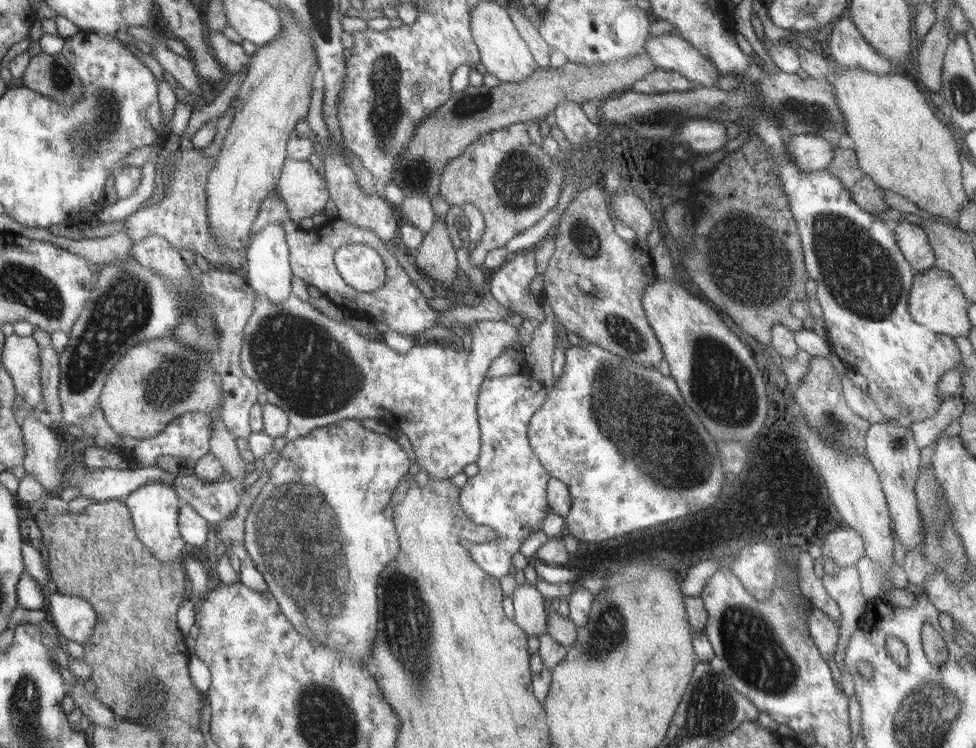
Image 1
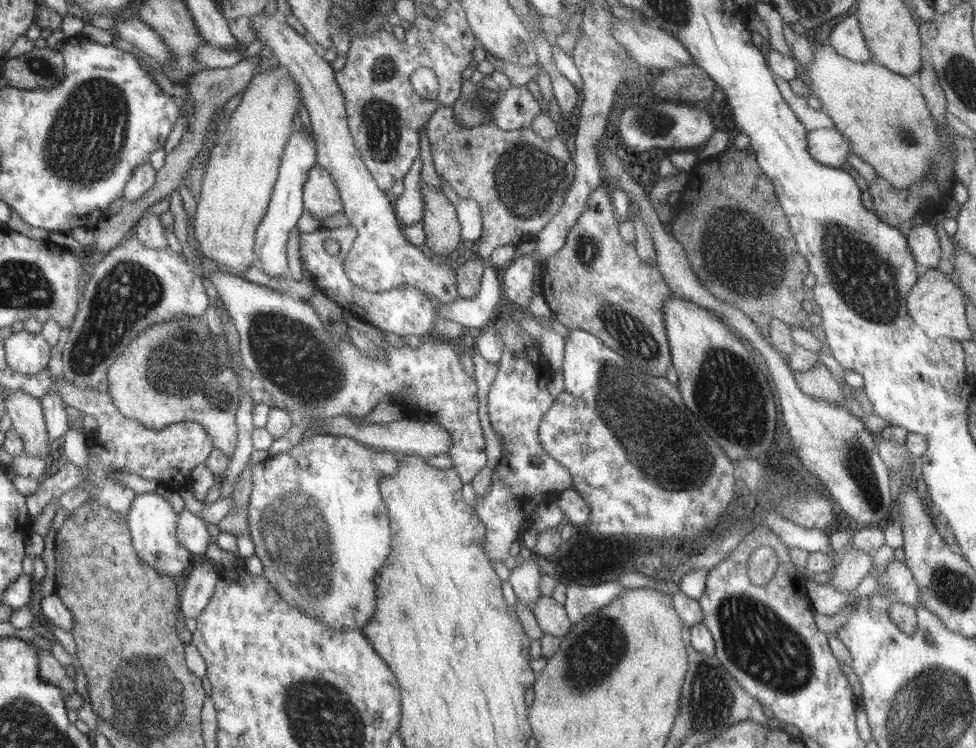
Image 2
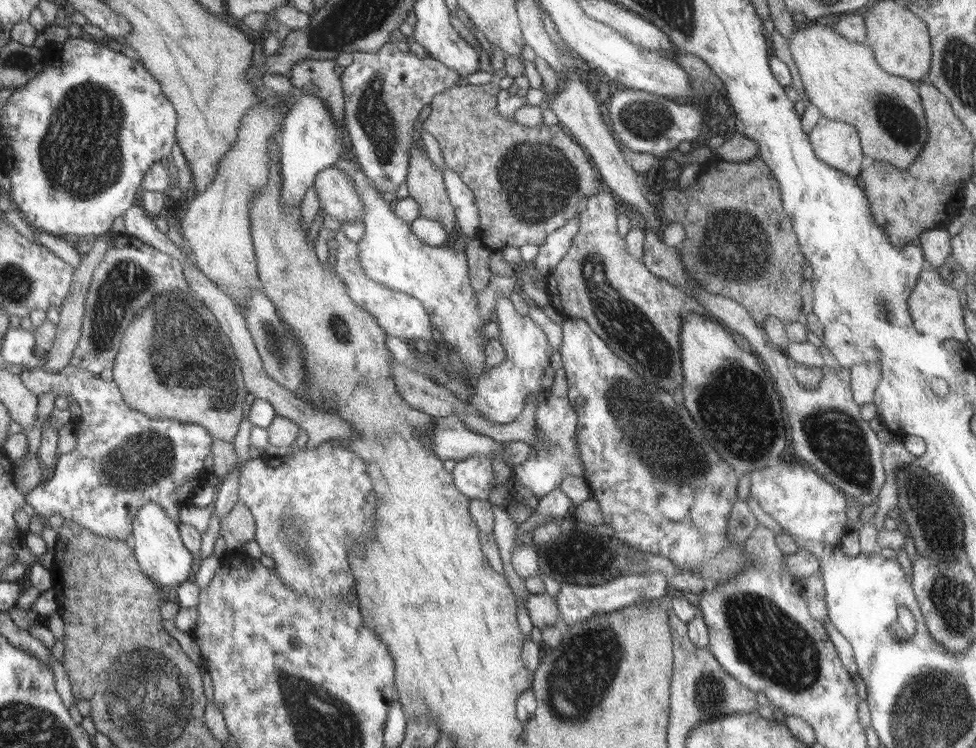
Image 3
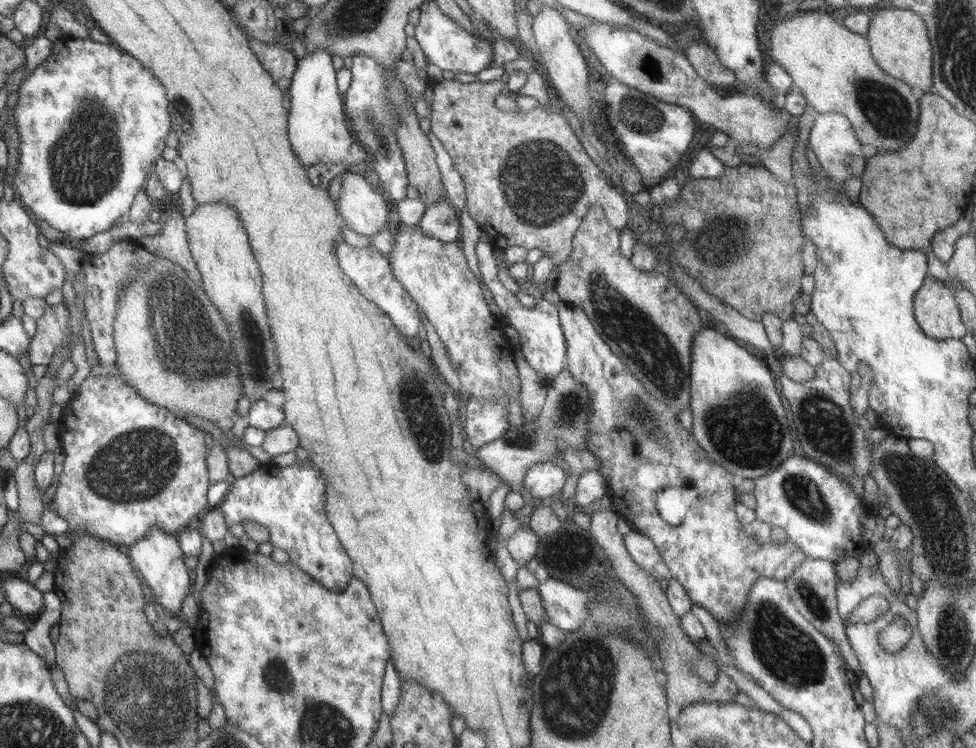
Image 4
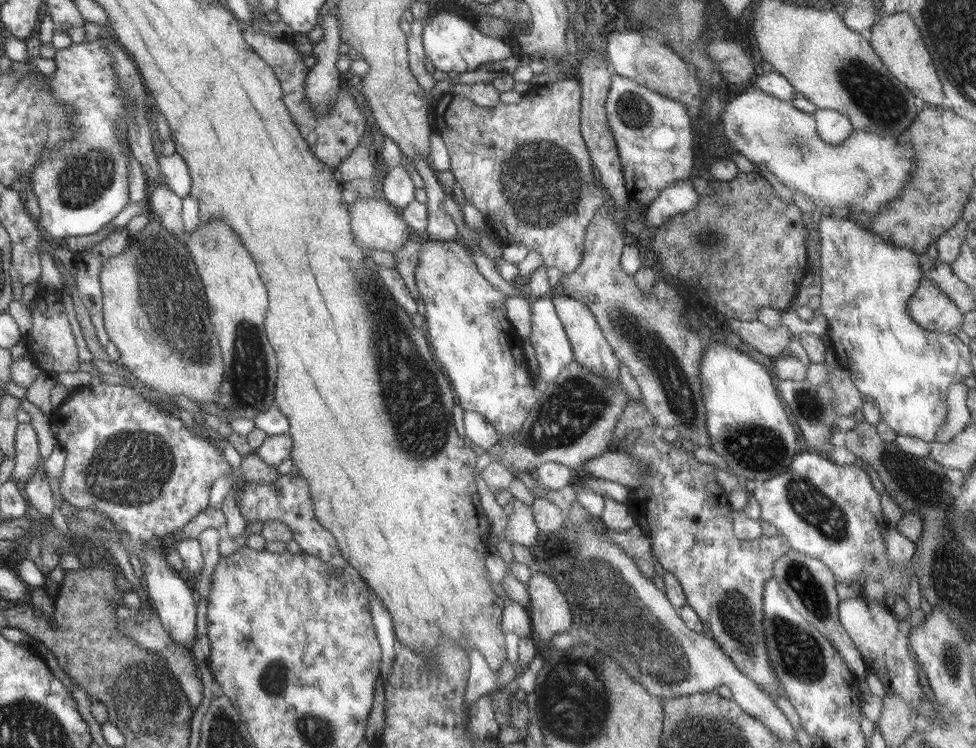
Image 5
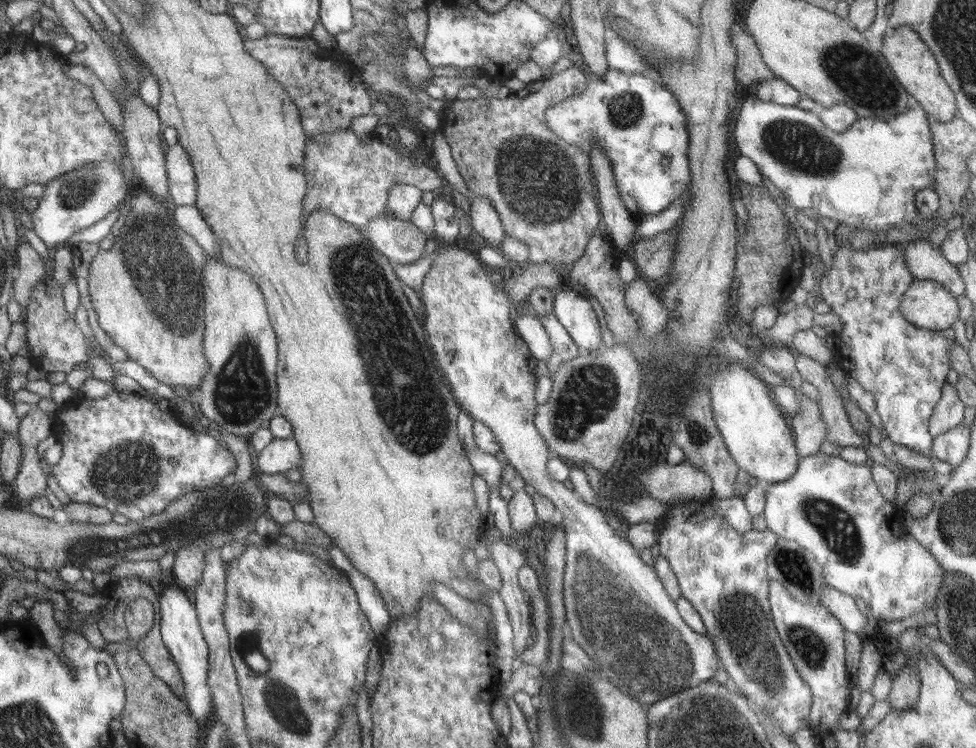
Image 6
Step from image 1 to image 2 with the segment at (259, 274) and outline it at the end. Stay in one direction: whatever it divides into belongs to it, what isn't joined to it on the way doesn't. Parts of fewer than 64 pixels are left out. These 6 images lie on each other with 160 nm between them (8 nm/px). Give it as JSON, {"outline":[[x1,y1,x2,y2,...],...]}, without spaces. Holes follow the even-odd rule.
{"outline":[[303,127,299,131,294,131,293,136,290,136,284,158,281,160,280,177,274,189,273,200,270,201,269,212,256,236,254,252,258,254,257,266,272,278,288,275,287,244,289,235,296,229,298,220,304,214,304,182,308,178,310,168,316,166,316,145,314,145,313,134,308,135,305,129]]}

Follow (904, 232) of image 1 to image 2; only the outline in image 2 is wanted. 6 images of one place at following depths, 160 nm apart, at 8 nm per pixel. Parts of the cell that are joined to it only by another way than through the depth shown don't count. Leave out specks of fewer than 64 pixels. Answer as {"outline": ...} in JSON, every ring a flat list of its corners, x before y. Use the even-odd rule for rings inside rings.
{"outline":[[913,225,905,230,909,251,921,269,936,269,940,260,940,241,930,225]]}

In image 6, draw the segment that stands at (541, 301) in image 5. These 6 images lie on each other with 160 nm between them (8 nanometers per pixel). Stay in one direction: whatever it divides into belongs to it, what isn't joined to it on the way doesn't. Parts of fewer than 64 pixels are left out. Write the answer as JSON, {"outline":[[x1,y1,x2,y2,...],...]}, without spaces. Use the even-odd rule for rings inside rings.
{"outline":[[553,311,547,312,545,315,539,315,540,322,544,325,548,333,552,354,547,362,548,369,551,374,558,371,558,367,564,362,569,362,579,355,580,348,569,335,565,326,557,319]]}

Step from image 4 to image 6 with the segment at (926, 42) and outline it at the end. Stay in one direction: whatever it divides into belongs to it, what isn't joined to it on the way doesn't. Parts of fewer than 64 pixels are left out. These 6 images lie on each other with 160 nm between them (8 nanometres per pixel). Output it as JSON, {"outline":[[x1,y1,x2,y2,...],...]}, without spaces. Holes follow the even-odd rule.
{"outline":[[898,26,891,33,888,32,883,38,879,51,894,70,896,79,900,80,900,84,906,88,906,92,919,102,929,117,933,117,939,122,950,122,957,117,958,109,956,109,954,92,940,74,939,64,933,52,911,26]]}

